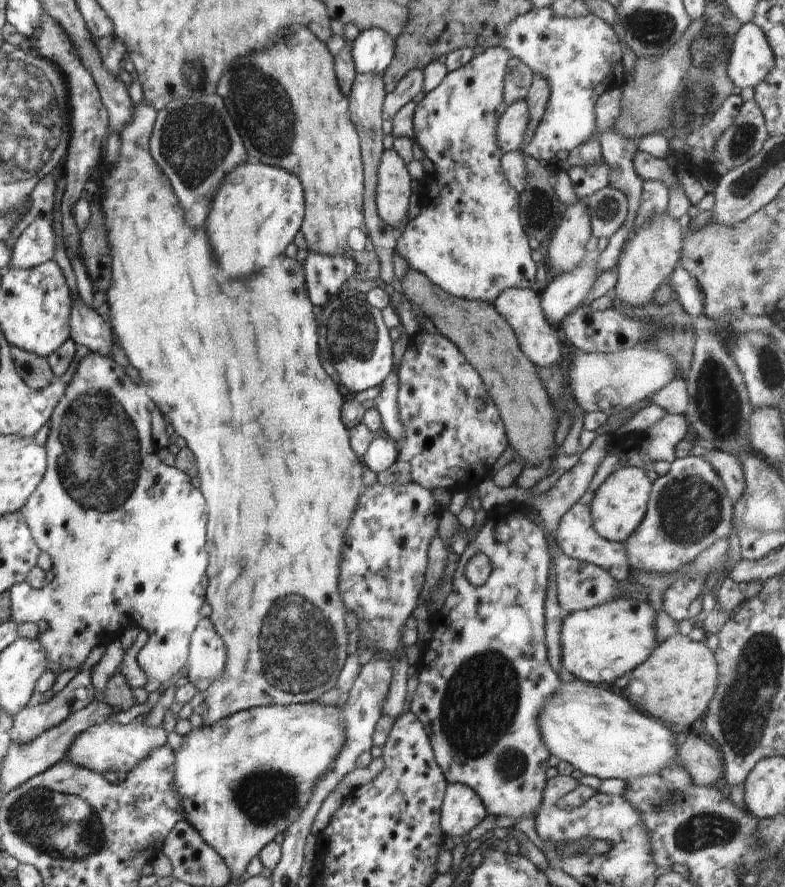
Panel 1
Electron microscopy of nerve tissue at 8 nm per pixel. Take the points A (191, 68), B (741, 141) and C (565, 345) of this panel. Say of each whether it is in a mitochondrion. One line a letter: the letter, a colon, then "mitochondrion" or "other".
A: mitochondrion
B: mitochondrion
C: other

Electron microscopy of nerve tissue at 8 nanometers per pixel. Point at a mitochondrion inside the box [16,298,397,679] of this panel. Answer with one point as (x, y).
(101, 458)

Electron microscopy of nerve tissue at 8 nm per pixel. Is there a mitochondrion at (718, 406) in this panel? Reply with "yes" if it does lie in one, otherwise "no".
yes

